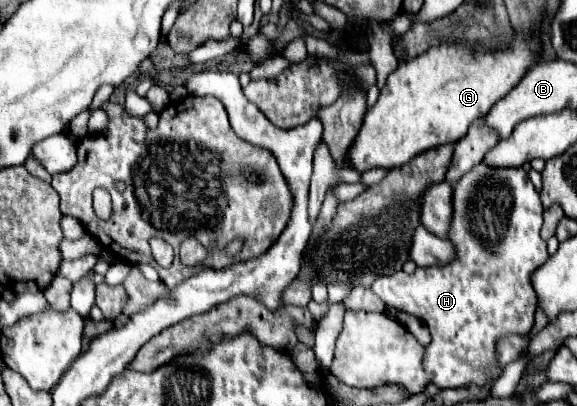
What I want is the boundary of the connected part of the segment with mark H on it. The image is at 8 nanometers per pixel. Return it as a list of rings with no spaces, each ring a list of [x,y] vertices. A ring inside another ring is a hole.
[[[478,164],[474,170],[470,170],[468,174],[462,176],[462,180],[456,184],[454,188],[454,218],[452,218],[452,230],[450,230],[450,240],[454,242],[454,246],[458,248],[458,256],[456,262],[450,262],[446,266],[432,266],[432,268],[418,268],[414,274],[404,276],[404,272],[394,272],[392,276],[380,276],[376,278],[376,282],[372,284],[372,292],[376,296],[380,296],[388,308],[398,308],[404,310],[416,318],[420,318],[430,334],[432,334],[432,342],[426,346],[424,350],[424,370],[432,376],[432,382],[440,388],[460,388],[460,386],[470,386],[470,384],[478,384],[484,386],[488,382],[494,382],[502,372],[496,366],[494,360],[494,344],[498,340],[498,336],[506,336],[506,334],[528,334],[532,324],[534,324],[534,310],[536,310],[536,294],[530,286],[530,274],[542,266],[548,260],[548,250],[546,250],[546,240],[542,240],[540,236],[540,228],[542,228],[542,202],[538,192],[534,190],[532,182],[526,180],[528,174],[522,168],[488,168],[486,164]]]

